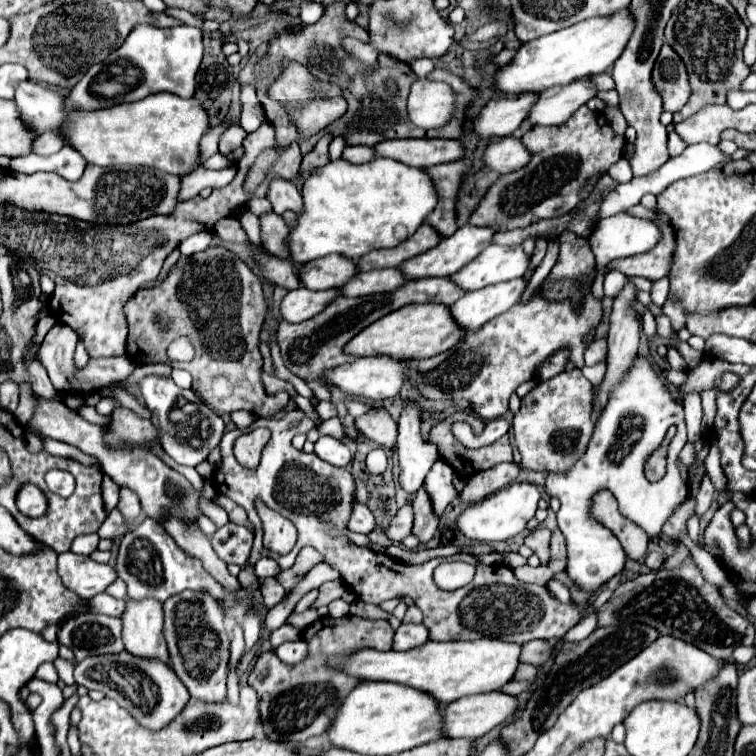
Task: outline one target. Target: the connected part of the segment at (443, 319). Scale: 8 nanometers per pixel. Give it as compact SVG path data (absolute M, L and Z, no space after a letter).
M412 304L404 306L400 310L394 310L392 314L386 314L384 318L376 320L368 328L360 330L348 346L344 346L344 354L348 356L388 356L396 360L422 360L432 358L436 354L446 352L452 348L460 338L464 336L464 330L452 322L452 316L448 314L448 306L432 306L432 304Z

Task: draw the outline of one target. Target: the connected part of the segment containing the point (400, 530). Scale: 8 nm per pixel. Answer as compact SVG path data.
M406 502L406 504L398 510L398 514L396 514L396 518L392 520L390 528L386 528L386 534L388 534L394 542L402 542L402 540L412 532L412 522L414 522L412 504Z

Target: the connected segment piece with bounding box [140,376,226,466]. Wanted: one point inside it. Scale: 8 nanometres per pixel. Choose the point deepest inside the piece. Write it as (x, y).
(187, 428)

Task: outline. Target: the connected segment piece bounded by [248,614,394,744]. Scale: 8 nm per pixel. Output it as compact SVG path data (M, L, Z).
M324 616L304 628L302 638L308 642L308 656L298 664L284 664L274 652L258 654L254 668L248 676L248 684L256 690L260 702L260 722L268 738L274 742L292 742L304 744L310 736L324 734L328 730L328 722L332 714L340 708L340 702L348 696L348 690L356 686L356 678L348 678L346 674L336 674L336 670L328 670L326 660L332 654L350 654L360 646L390 650L394 630L388 620L368 620L360 616L342 616L332 618Z

